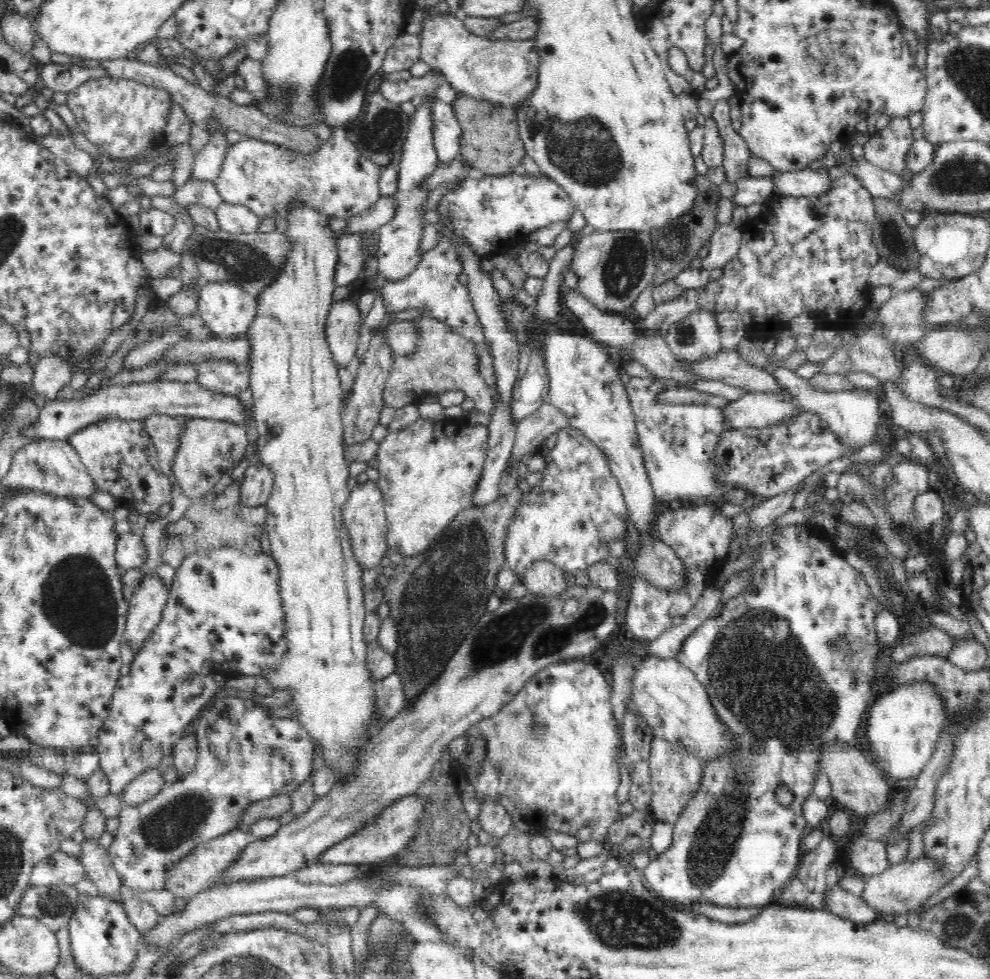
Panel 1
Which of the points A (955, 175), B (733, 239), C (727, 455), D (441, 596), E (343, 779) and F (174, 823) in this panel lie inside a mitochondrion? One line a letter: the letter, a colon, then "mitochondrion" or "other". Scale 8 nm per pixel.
A: mitochondrion
B: other
C: other
D: mitochondrion
E: other
F: mitochondrion

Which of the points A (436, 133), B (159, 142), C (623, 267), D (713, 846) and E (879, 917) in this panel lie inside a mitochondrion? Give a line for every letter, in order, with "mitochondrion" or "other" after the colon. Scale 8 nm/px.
A: other
B: other
C: mitochondrion
D: mitochondrion
E: other

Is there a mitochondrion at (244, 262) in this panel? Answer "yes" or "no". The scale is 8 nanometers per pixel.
yes

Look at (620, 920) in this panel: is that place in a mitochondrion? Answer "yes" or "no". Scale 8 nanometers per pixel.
yes

